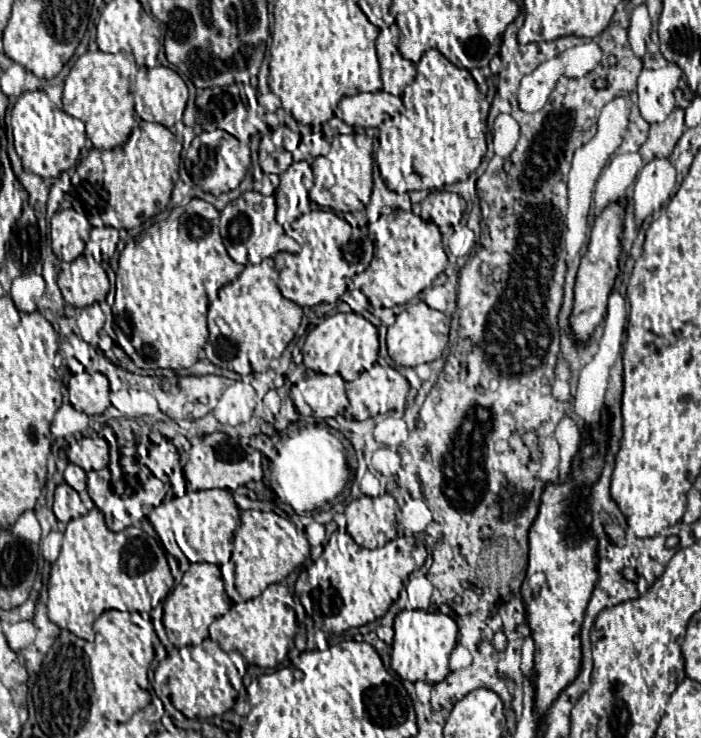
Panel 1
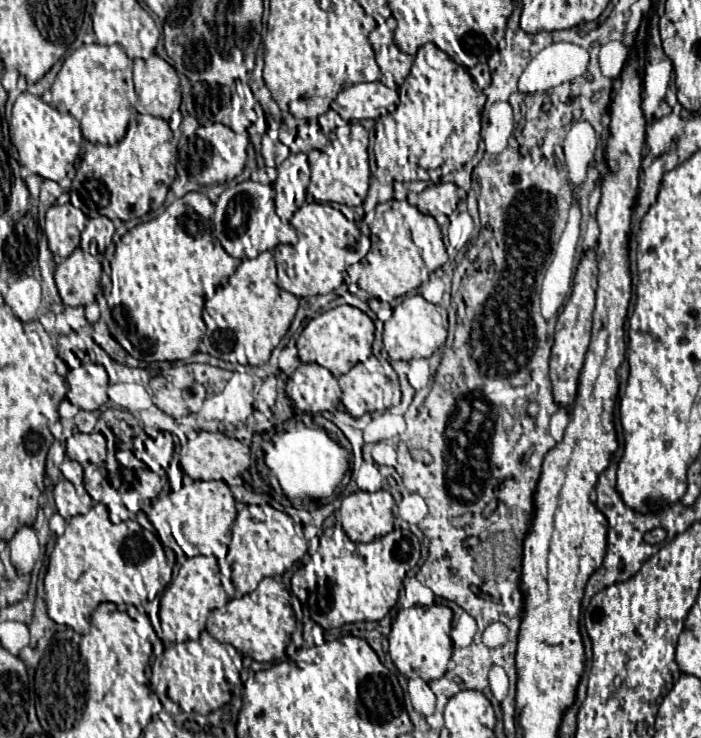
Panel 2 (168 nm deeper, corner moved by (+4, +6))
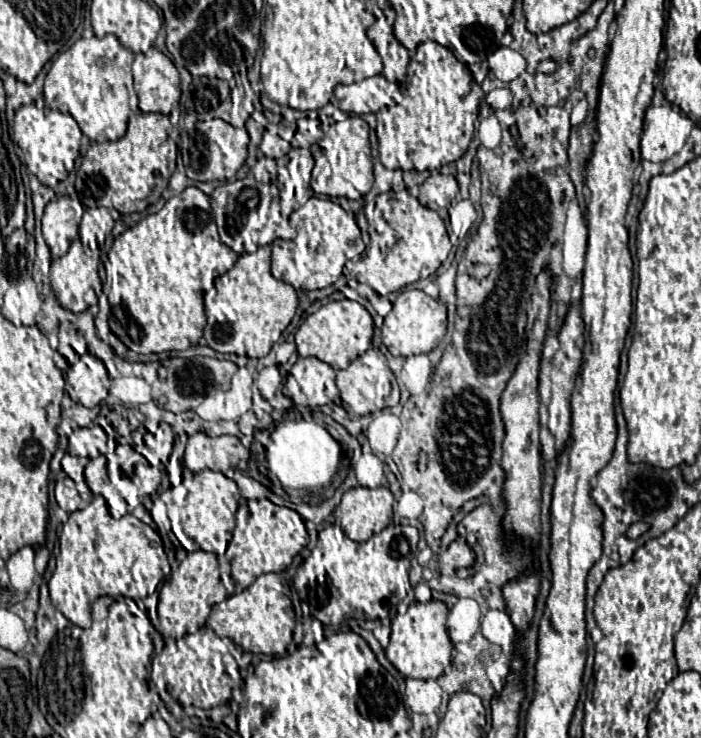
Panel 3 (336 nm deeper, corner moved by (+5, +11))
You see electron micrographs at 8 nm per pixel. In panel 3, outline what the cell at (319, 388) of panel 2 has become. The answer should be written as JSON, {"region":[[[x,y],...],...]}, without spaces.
{"region":[[[298,351],[297,363],[291,369],[291,375],[301,385],[301,391],[307,395],[309,405],[327,405],[337,399],[339,389],[335,385],[335,369],[317,357],[301,357]]]}

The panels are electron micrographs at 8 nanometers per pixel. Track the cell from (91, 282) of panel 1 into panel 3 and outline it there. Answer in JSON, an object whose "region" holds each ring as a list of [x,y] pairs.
{"region":[[[79,239],[71,243],[66,254],[51,263],[49,271],[51,287],[57,297],[57,303],[63,309],[69,309],[71,313],[81,313],[90,306],[85,301],[85,295],[89,289],[93,289],[100,261],[97,256],[85,250]]]}

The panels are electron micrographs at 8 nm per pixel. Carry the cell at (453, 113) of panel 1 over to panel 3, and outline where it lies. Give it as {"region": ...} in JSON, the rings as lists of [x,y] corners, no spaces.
{"region":[[[433,41],[419,45],[404,81],[387,83],[387,107],[373,113],[377,118],[379,159],[387,169],[439,171],[467,151],[485,93],[465,63],[457,61],[447,47]]]}

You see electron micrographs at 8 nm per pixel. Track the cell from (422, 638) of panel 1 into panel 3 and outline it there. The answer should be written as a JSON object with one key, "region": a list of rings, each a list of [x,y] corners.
{"region":[[[413,601],[405,613],[398,613],[391,621],[389,647],[385,649],[387,659],[393,667],[411,679],[437,679],[451,663],[453,643],[447,635],[447,605],[441,601],[419,603]]]}

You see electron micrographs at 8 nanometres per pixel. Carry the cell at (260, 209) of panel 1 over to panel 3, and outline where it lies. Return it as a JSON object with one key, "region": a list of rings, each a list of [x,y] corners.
{"region":[[[253,177],[237,179],[233,183],[219,185],[211,195],[211,209],[219,227],[221,241],[229,245],[235,253],[254,253],[261,245],[269,245],[275,239],[291,240],[295,238],[293,231],[289,229],[287,235],[279,233],[279,227],[273,219],[269,219],[269,205],[273,195],[273,209],[277,209],[277,215],[289,223],[288,218],[283,217],[280,211],[279,190],[274,183],[257,183]]]}

